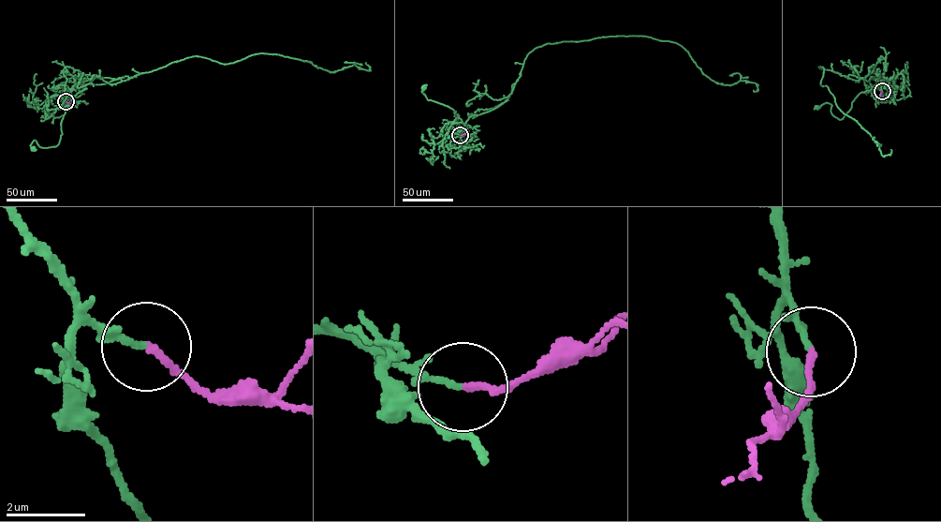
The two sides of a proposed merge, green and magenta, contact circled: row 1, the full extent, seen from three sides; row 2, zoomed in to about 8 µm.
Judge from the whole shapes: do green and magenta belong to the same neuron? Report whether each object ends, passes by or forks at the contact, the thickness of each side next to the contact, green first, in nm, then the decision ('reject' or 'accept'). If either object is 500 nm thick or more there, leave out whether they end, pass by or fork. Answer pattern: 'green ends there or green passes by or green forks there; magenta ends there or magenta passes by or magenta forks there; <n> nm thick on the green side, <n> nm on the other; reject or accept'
green ends there; magenta ends there; 140 nm thick on the green side, 160 nm on the other; accept

